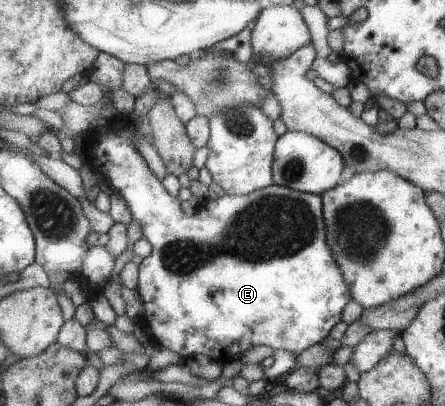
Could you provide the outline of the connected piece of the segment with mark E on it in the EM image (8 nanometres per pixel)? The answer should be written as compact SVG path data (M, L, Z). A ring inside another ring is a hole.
M124 117L117 123L106 129L102 135L94 131L88 132L88 149L86 149L86 162L98 173L101 178L106 179L109 185L118 193L128 205L132 219L140 221L145 239L151 244L152 251L148 257L139 264L138 281L136 289L143 301L144 312L140 317L139 325L150 331L151 339L155 341L157 348L165 347L174 351L182 358L191 358L194 355L207 355L221 363L237 360L252 347L267 345L275 351L286 349L302 353L308 347L320 343L330 335L330 331L342 321L342 311L344 307L354 299L351 286L348 285L344 271L340 269L339 262L336 261L335 254L332 253L331 246L328 245L328 225L325 219L325 205L322 194L309 194L299 192L295 189L272 184L264 189L259 189L248 195L224 194L216 200L207 199L199 205L193 215L188 215L182 209L182 201L178 196L170 195L166 187L162 185L162 180L156 172L148 165L144 155L136 149L134 145L134 135L138 135L138 129L130 117Z

